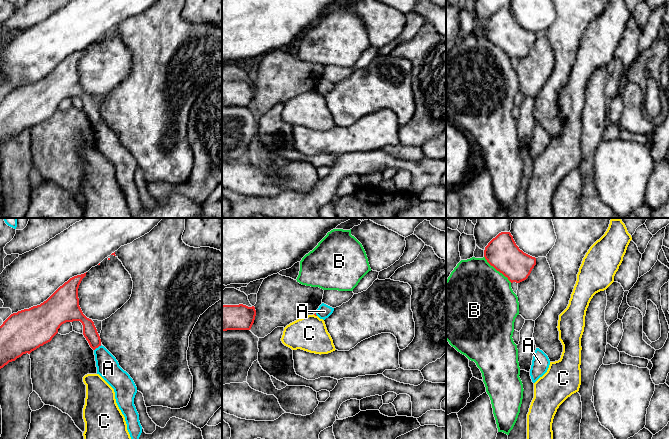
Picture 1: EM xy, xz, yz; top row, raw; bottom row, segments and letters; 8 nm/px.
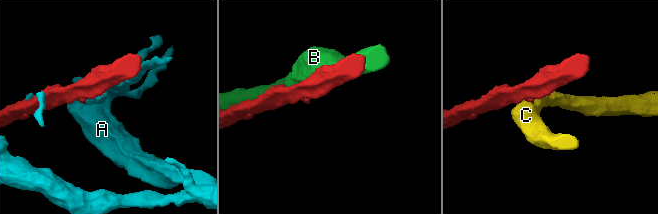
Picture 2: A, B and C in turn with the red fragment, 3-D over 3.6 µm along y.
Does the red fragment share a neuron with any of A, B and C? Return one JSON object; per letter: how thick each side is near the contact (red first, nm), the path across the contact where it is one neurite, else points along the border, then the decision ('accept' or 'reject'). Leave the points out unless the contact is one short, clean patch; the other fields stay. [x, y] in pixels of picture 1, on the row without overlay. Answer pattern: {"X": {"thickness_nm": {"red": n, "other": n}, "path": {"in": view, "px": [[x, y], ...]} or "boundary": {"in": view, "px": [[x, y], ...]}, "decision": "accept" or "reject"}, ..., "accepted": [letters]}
{"A": {"thickness_nm": {"red": 110, "other": 180}, "boundary": {"in": "xy", "px": [[101, 121], [94, 126]]}, "decision": "reject"}, "B": {"thickness_nm": {"red": 260, "other": 500}, "decision": "reject"}, "C": {"thickness_nm": {"red": 20, "other": 280}, "boundary": {"in": "xz", "px": [[313, 90], [316, 92]]}, "decision": "reject"}, "accepted": []}

